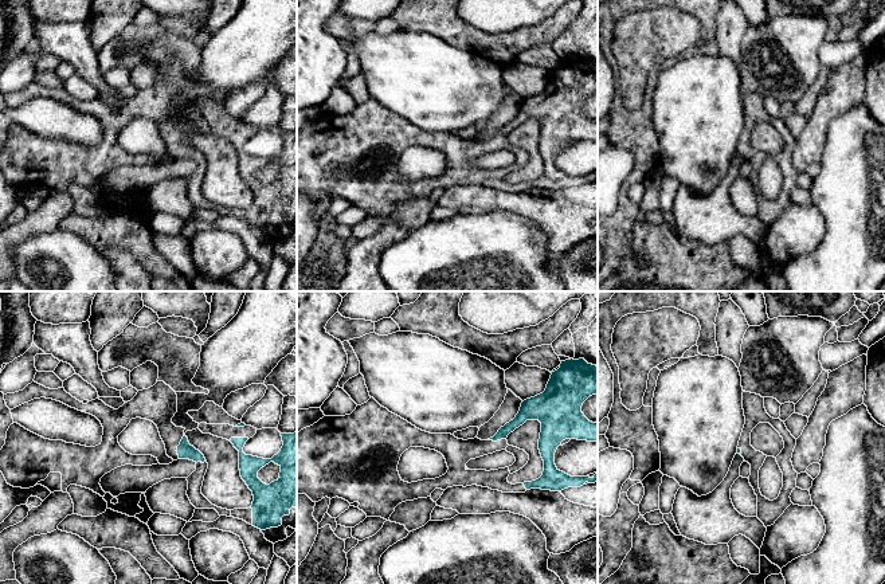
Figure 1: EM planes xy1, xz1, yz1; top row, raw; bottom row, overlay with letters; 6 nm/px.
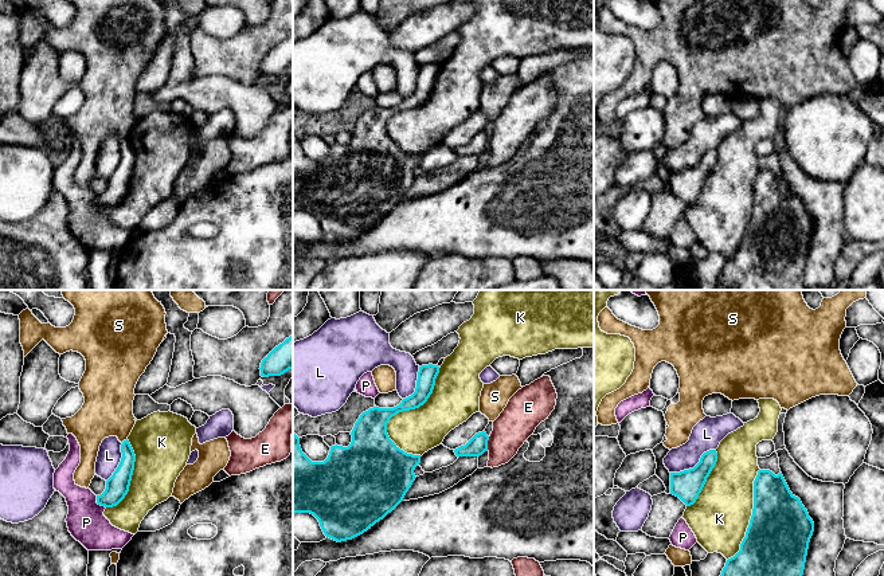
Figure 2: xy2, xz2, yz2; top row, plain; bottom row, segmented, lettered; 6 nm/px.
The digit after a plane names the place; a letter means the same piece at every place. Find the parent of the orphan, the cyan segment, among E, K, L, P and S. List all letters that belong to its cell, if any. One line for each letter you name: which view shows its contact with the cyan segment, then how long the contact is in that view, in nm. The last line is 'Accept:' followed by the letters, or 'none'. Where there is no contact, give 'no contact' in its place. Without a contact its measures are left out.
Accept: none

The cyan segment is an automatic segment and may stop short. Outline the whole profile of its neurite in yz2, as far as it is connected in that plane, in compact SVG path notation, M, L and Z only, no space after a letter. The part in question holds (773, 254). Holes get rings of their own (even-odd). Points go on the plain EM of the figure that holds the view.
M759 169L754 180L754 208L746 236L740 250L727 259L720 274L720 285L727 290L806 290L802 274L813 231L813 219L801 199L790 191L782 172L775 175L770 169Z

